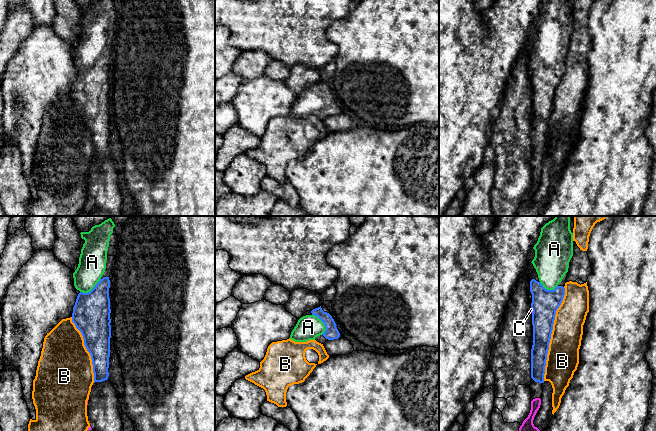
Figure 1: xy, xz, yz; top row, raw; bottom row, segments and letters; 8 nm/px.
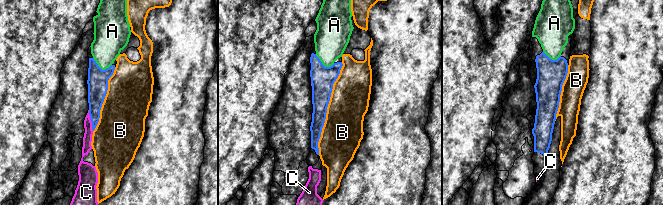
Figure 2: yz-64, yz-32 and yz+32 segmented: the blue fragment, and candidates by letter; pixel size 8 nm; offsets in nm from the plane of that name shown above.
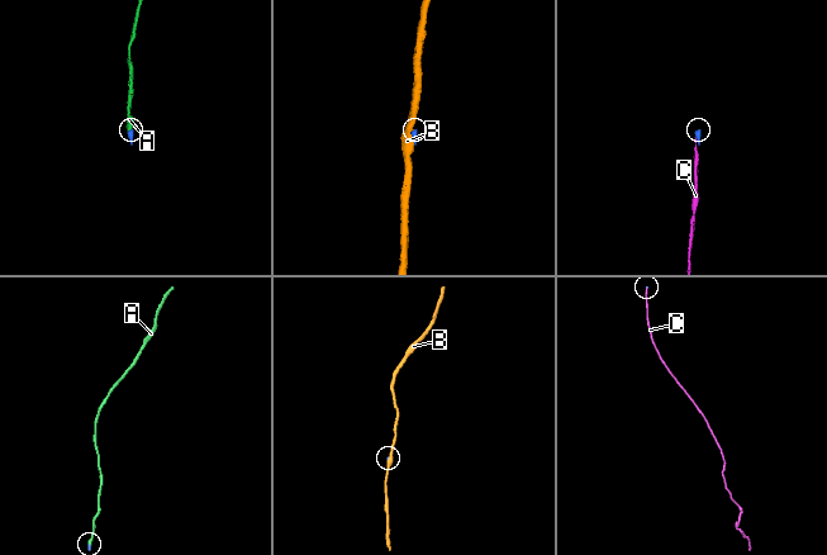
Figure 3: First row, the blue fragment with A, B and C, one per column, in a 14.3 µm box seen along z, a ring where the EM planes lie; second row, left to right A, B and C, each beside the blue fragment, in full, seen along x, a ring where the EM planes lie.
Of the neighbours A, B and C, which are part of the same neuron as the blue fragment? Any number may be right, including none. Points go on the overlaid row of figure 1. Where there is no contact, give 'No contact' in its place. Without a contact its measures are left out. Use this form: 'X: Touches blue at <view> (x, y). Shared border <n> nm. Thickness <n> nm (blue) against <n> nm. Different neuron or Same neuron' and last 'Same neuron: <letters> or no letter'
A: Touches blue at xz (323, 322). Shared border 190 nm. Thickness 110 nm (blue) against 200 nm. Same neuron
B: Touches blue at yz (551, 333). Shared border 750 nm. Thickness 220 nm (blue) against 260 nm. Different neuron
C: Touches blue at yz (533, 311). Shared border 50 nm. Thickness 220 nm (blue) against 20 nm. Same neuron
Same neuron: A, C

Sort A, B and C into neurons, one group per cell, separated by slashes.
A C / B

